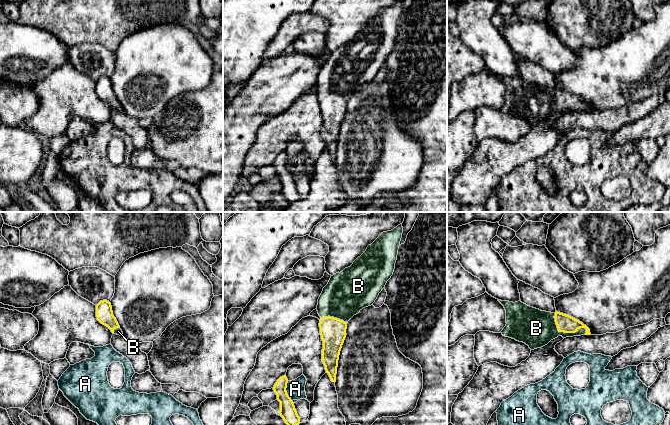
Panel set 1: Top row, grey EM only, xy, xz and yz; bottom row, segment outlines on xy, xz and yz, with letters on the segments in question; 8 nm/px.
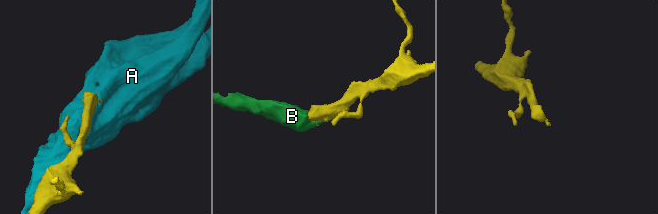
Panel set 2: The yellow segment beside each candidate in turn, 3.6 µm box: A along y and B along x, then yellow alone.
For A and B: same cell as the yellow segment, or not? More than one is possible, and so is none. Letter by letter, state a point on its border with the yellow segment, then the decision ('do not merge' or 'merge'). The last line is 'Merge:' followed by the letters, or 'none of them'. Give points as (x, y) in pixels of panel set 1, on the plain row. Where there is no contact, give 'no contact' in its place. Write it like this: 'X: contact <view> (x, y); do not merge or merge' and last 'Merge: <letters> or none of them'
A: contact xz (286, 167); do not merge
B: contact yz (566, 108); merge
Merge: B

